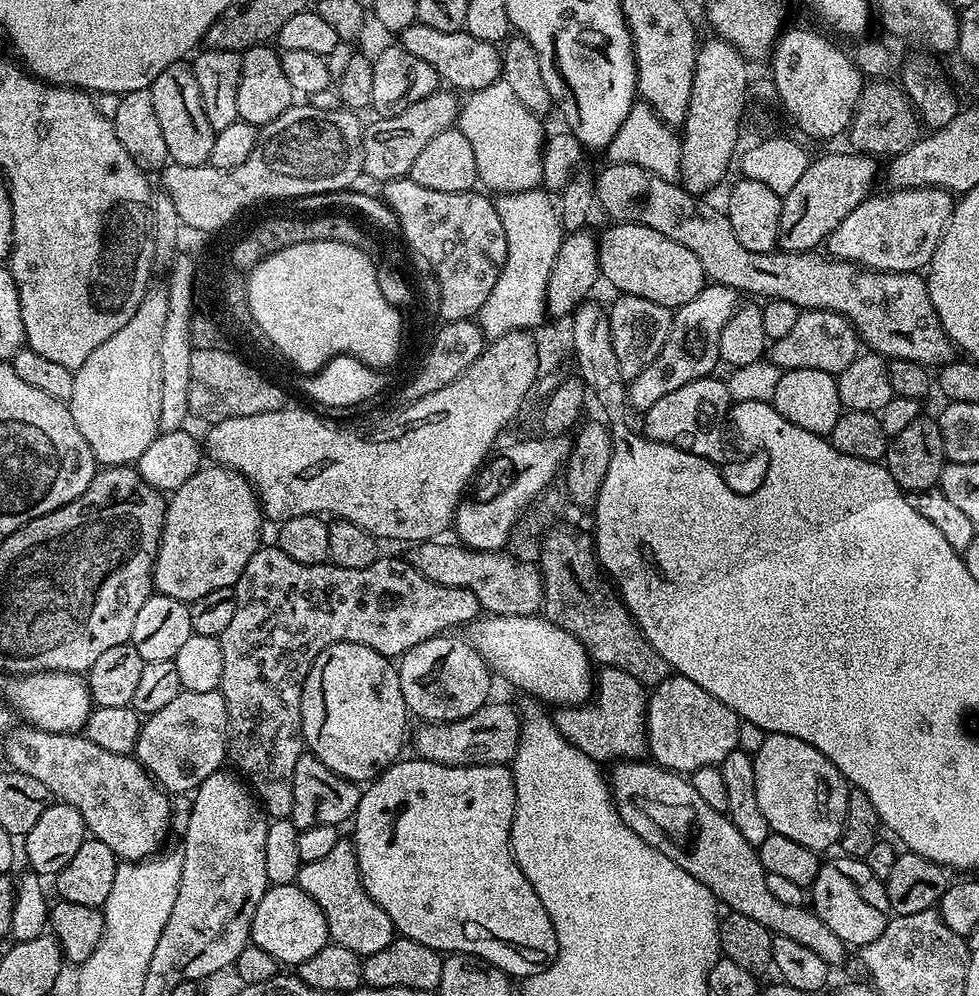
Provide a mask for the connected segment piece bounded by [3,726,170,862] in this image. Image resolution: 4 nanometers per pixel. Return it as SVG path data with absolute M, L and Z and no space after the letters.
M13 727L3 741L4 756L8 759L7 767L11 771L30 774L30 778L38 778L38 782L42 782L42 786L50 789L57 801L73 804L82 814L85 829L95 839L106 842L106 846L110 846L110 850L114 850L114 854L121 861L149 859L161 847L159 844L168 836L170 796L140 765L135 755L110 754L110 750L102 750L102 746L94 746L94 742L90 742L83 734L43 732L40 728L23 727Z

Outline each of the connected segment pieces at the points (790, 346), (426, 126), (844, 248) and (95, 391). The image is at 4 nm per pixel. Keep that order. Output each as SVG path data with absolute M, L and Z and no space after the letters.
M817 308L801 311L785 337L771 341L770 356L780 370L822 370L839 374L862 351L862 341L852 323L842 314Z
M437 90L430 94L430 98L422 98L422 102L414 102L414 106L402 110L402 114L373 119L373 124L364 128L363 175L372 180L380 180L379 182L407 177L418 153L430 143L430 138L438 138L438 134L457 123L460 105L461 101L455 91Z
M898 188L888 190L885 196L876 195L869 195L867 200L854 206L828 235L827 255L860 264L863 268L873 268L876 272L919 273L927 269L952 216L953 193L944 188Z
M145 298L134 310L134 318L118 330L118 334L106 338L86 362L74 372L74 394L67 400L74 426L82 430L82 438L90 446L100 466L132 466L146 451L146 446L160 435L162 414L162 326L166 326L167 299Z

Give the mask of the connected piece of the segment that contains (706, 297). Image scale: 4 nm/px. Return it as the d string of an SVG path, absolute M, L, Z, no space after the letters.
M711 282L705 283L698 298L690 298L681 308L675 309L670 326L670 334L654 362L642 370L633 380L627 381L627 403L637 408L640 414L647 412L658 398L672 393L686 382L694 382L703 376L711 376L717 370L720 359L720 338L722 326L730 322L738 307L738 293L730 286L722 286Z

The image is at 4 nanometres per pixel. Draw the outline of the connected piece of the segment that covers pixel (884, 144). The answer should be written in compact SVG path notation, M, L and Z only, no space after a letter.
M876 78L865 83L858 98L852 126L846 133L847 139L852 139L851 147L866 156L897 156L899 152L905 152L911 144L915 144L922 132L922 125L907 92L899 83L891 84L890 81L888 78Z

